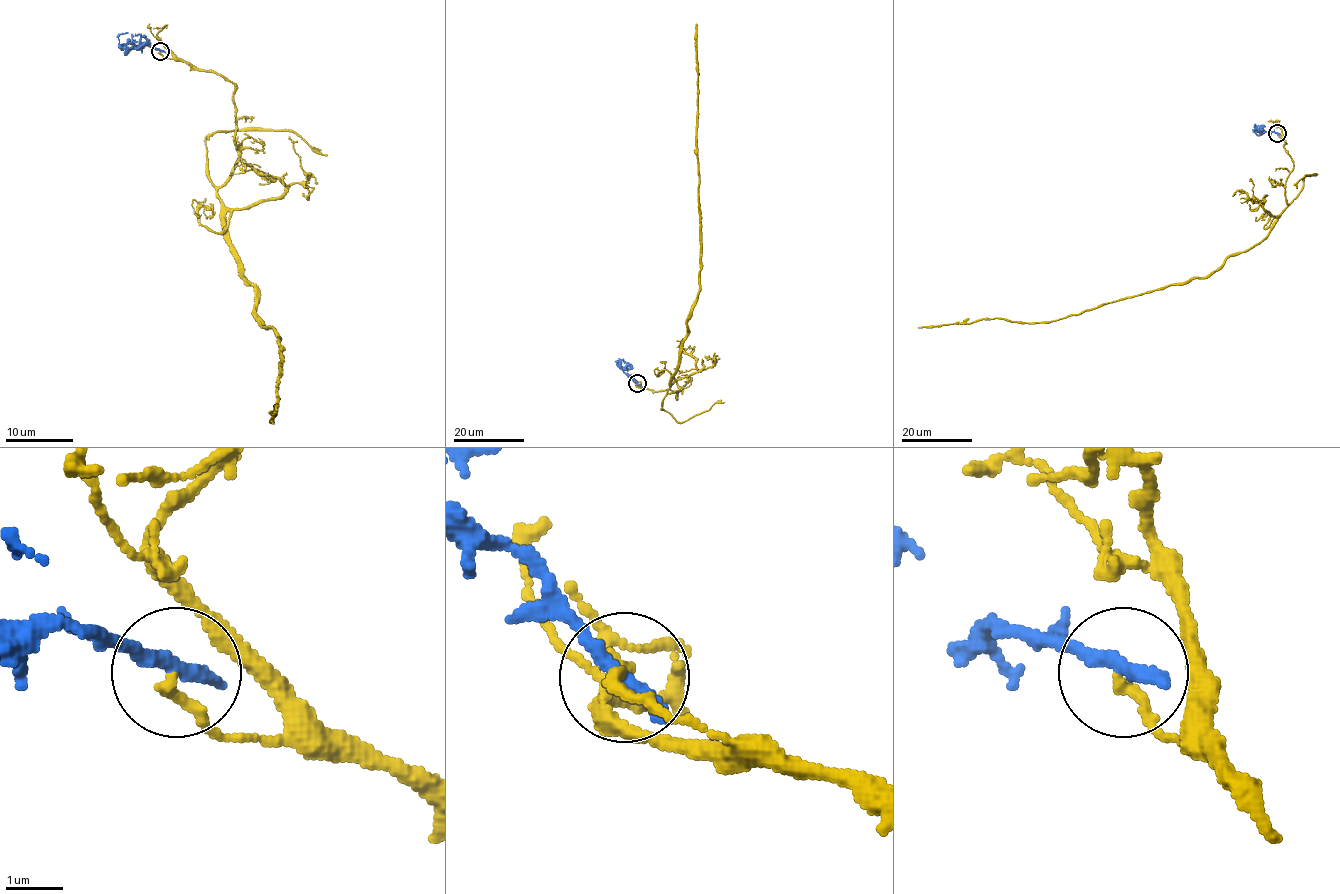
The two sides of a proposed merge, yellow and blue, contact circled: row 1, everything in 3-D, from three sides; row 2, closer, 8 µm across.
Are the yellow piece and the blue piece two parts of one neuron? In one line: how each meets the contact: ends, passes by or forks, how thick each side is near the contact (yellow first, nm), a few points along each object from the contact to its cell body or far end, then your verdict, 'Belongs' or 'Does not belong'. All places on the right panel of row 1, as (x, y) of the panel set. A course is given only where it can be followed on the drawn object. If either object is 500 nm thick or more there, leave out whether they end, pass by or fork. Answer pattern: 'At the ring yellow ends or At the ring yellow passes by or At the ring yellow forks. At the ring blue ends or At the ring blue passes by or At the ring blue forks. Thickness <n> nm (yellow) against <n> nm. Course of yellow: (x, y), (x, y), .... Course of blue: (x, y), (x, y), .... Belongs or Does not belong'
At the ring yellow ends. At the ring blue ends. Thickness 190 nm (yellow) against 320 nm. Course of yellow: (1277, 133), (1293, 162), (1286, 208), (1264, 238), (1205, 277), (1050, 321), (993, 318), (918, 327). Course of blue: (1277, 133), (1258, 131), (1255, 124). Does not belong

